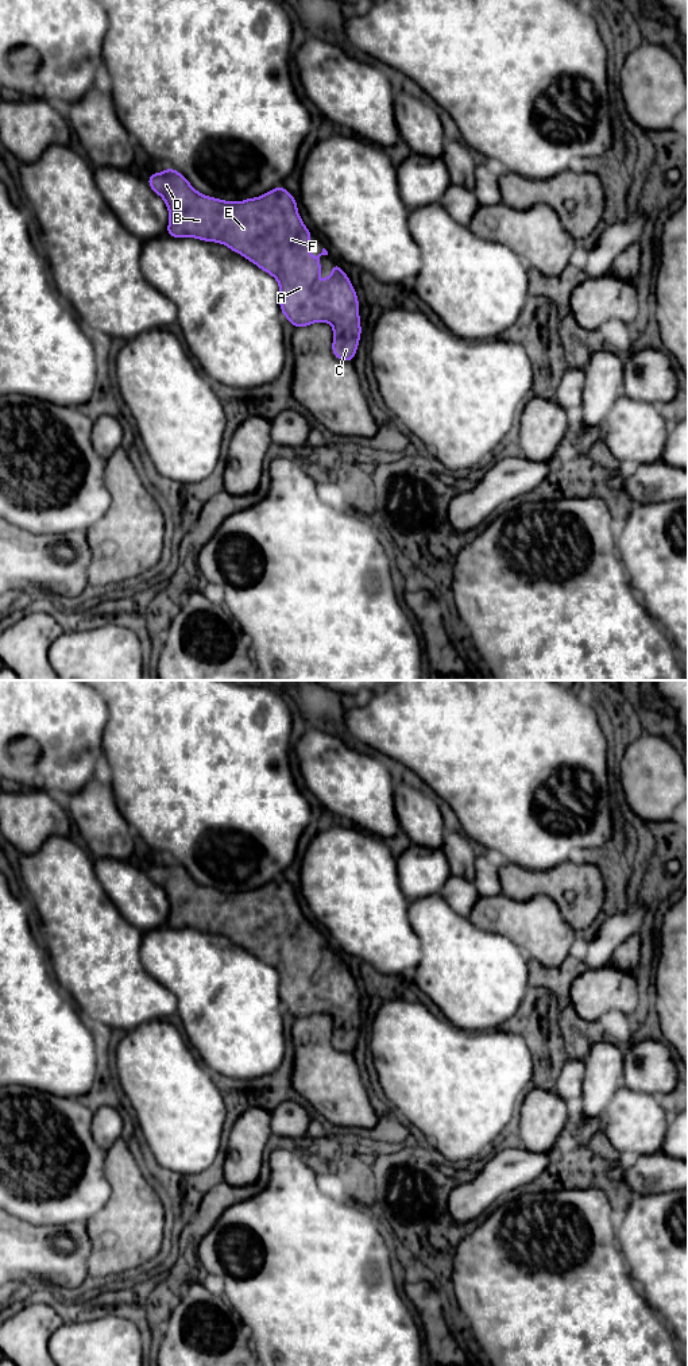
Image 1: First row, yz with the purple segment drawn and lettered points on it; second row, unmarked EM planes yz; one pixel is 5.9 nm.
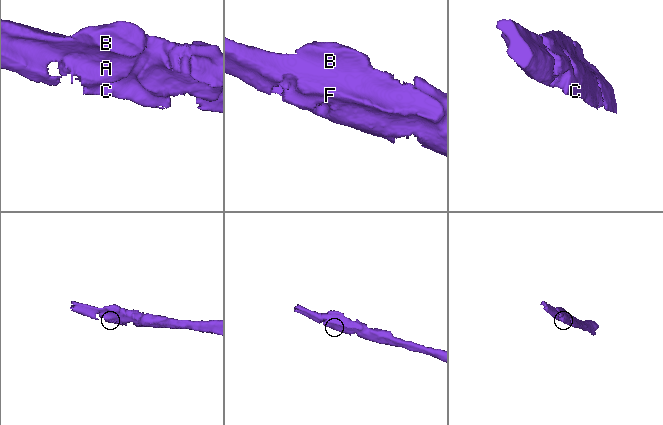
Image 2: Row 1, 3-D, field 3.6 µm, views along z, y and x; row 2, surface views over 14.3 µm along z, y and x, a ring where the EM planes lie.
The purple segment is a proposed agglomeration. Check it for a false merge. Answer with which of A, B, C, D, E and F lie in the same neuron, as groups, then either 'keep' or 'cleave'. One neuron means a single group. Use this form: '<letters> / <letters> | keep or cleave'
A B C D E F | keep

